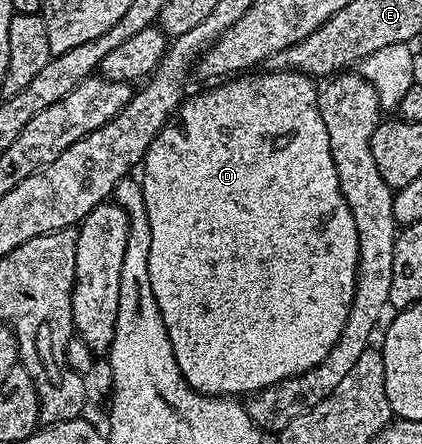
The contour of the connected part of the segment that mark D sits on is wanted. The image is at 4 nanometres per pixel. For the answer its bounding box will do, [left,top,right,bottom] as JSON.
[139,70,359,398]

